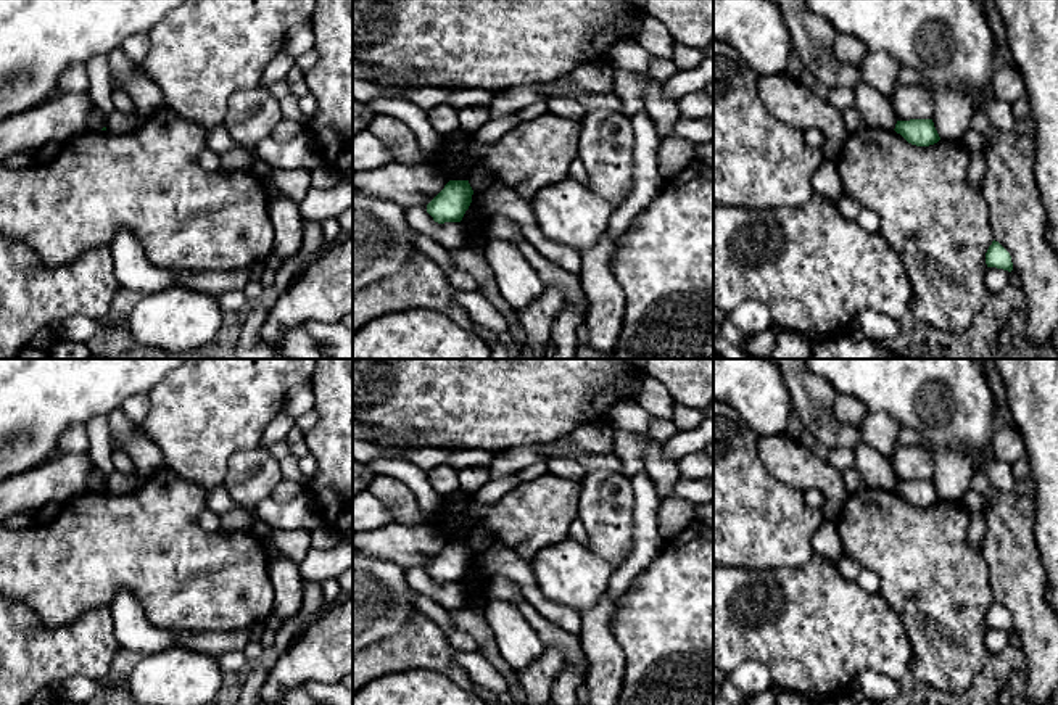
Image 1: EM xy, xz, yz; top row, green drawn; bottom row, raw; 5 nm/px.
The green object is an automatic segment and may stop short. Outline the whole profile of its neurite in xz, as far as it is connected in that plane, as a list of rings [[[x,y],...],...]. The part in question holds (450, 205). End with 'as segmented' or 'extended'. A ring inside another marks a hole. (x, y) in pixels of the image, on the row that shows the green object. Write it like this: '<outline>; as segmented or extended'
[[[449,180],[444,188],[427,204],[427,212],[435,222],[461,222],[472,203],[473,190],[469,180]]]; as segmented

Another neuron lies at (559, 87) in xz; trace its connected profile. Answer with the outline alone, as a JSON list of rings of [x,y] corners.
[[[560,76],[551,82],[539,84],[544,98],[568,97],[580,101],[586,109],[609,109],[609,111],[622,109],[622,100],[614,92],[588,98],[581,92],[575,90],[565,79],[567,76]]]

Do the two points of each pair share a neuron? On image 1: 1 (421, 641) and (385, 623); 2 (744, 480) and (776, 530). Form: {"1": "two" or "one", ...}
{"1": "two", "2": "one"}

